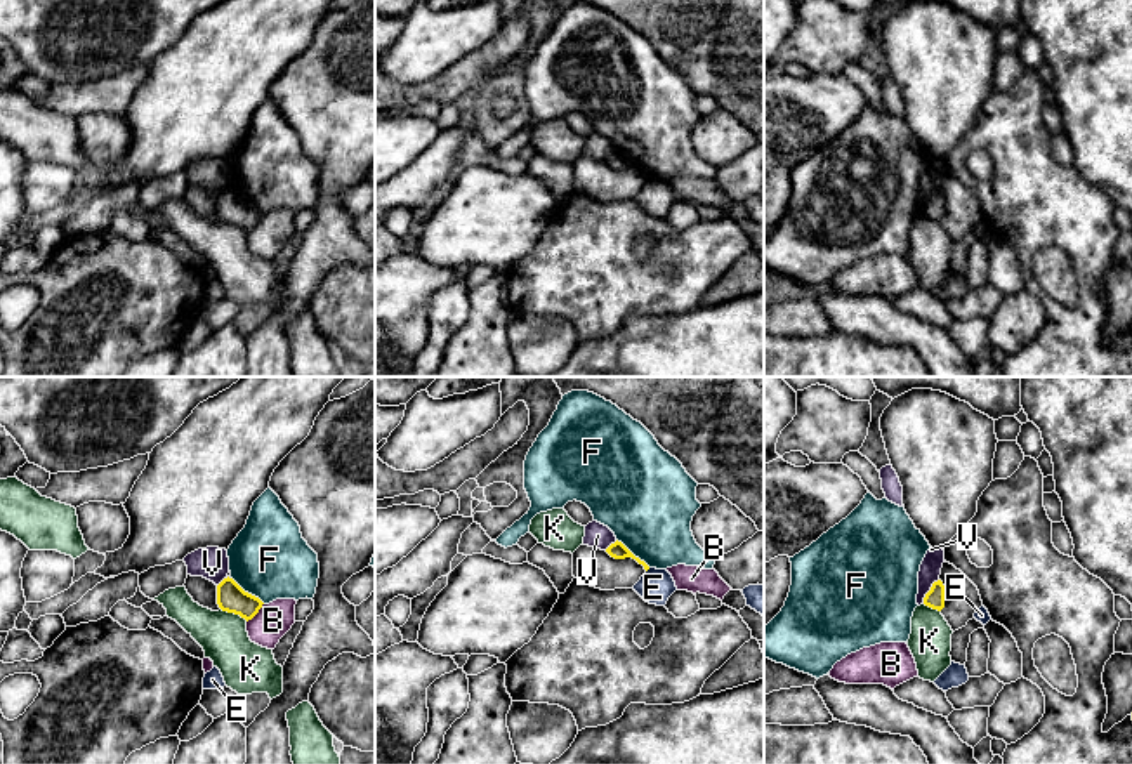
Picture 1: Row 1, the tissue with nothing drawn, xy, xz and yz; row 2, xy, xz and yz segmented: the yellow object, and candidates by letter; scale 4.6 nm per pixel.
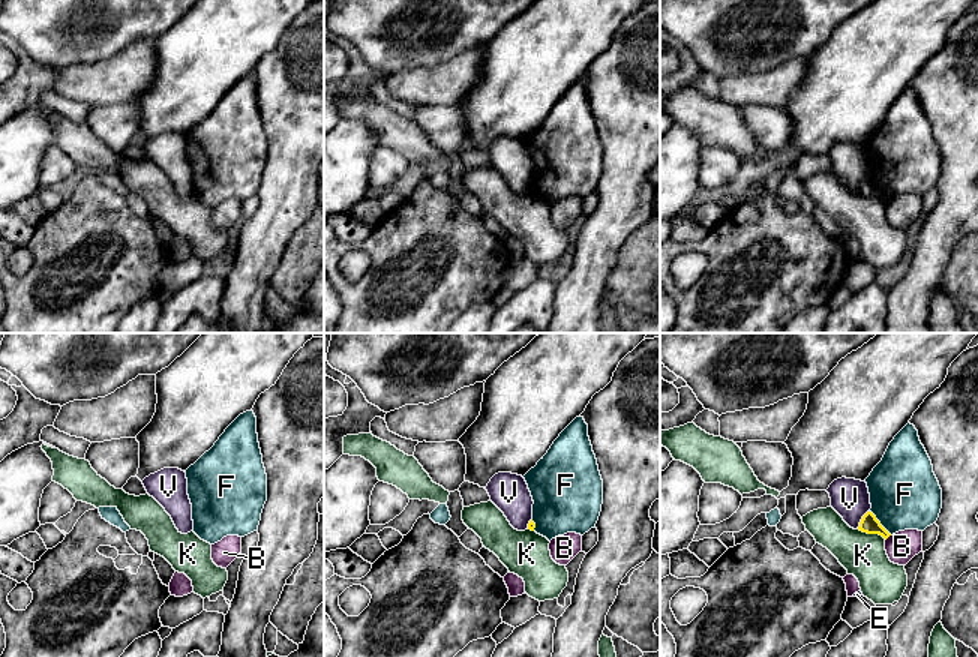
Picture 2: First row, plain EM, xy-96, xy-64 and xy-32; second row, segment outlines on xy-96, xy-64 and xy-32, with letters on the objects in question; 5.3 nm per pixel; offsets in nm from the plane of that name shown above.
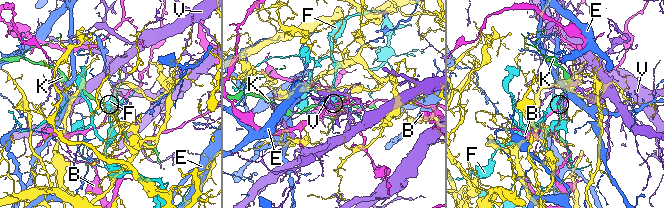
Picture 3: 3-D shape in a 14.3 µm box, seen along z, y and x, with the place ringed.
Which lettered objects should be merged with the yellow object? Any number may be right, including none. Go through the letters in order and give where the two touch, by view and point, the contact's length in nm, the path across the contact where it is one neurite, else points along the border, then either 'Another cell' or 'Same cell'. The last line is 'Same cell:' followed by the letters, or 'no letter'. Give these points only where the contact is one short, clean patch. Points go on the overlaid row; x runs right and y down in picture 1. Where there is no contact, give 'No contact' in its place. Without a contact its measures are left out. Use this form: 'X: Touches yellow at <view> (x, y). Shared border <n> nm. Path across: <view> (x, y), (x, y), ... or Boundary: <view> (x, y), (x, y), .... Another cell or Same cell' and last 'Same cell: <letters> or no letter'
B: Touches yellow at xy (256, 613). Shared border 120 nm. Boundary: xy (263, 603), (247, 622). Another cell
E: No contact. Another cell
F: Touches yellow at xy (247, 592). Shared border 200 nm. Boundary: xy (231, 577), (264, 603). Another cell
K: Touches yellow at xy (235, 613). Shared border 140 nm. Another cell
V: Touches yellow at yz (929, 591). Shared border 140 nm. Another cell
Same cell: no letter

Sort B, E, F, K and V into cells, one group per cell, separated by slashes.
B / E / F / K / V

